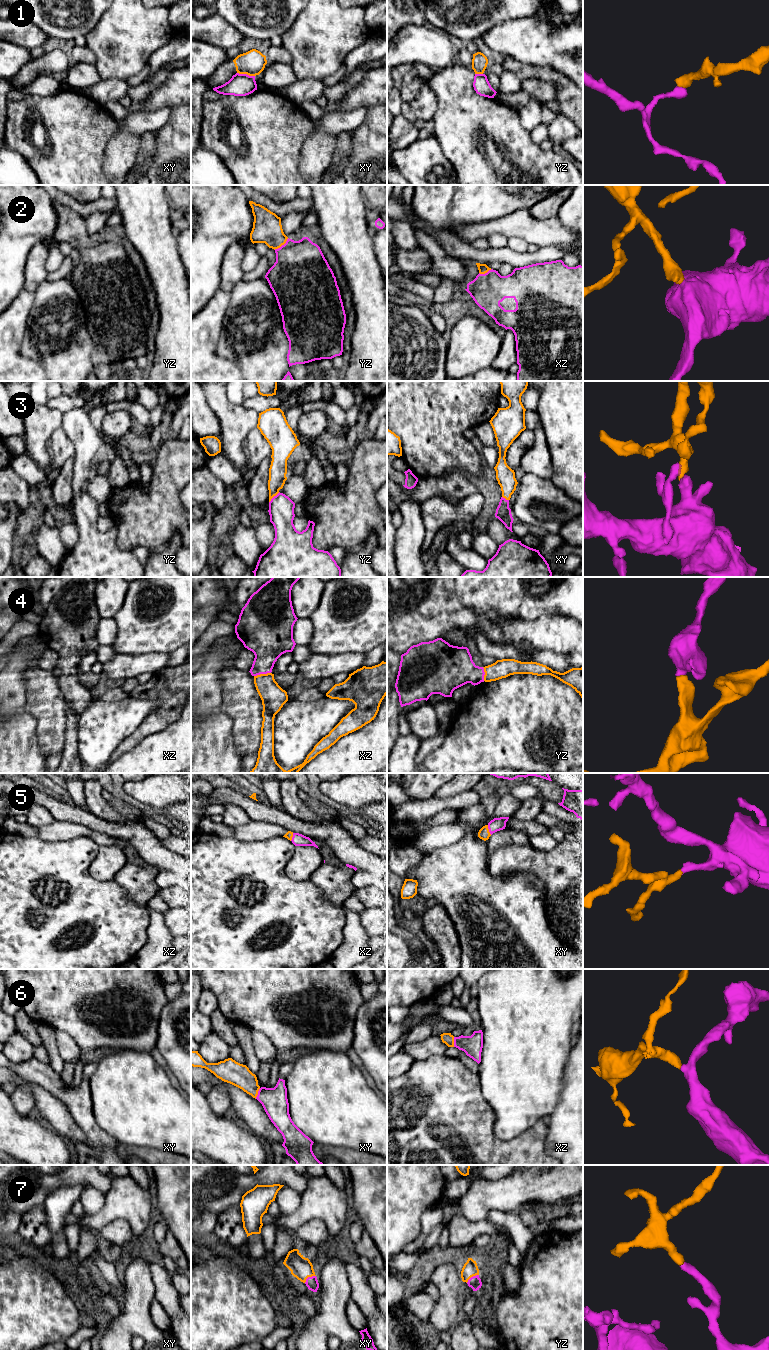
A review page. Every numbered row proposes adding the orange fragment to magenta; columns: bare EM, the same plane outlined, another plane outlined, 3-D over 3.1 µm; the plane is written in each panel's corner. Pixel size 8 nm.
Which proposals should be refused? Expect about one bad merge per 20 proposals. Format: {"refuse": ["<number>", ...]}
{"refuse": ["1", "5"]}

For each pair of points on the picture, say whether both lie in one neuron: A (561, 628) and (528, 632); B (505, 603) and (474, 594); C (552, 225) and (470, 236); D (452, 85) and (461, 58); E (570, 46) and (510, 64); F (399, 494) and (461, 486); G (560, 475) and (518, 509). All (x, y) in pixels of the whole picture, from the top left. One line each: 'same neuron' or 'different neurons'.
A: same neuron
B: same neuron
C: same neuron
D: different neurons
E: different neurons
F: same neuron
G: different neurons

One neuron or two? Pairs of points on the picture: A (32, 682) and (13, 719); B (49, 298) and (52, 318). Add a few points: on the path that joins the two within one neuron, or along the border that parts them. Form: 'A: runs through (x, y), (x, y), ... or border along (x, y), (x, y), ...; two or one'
A: border along (25, 671), (25, 705), (20, 710), (34, 717); two
B: runs through (52, 303), (52, 313); one

